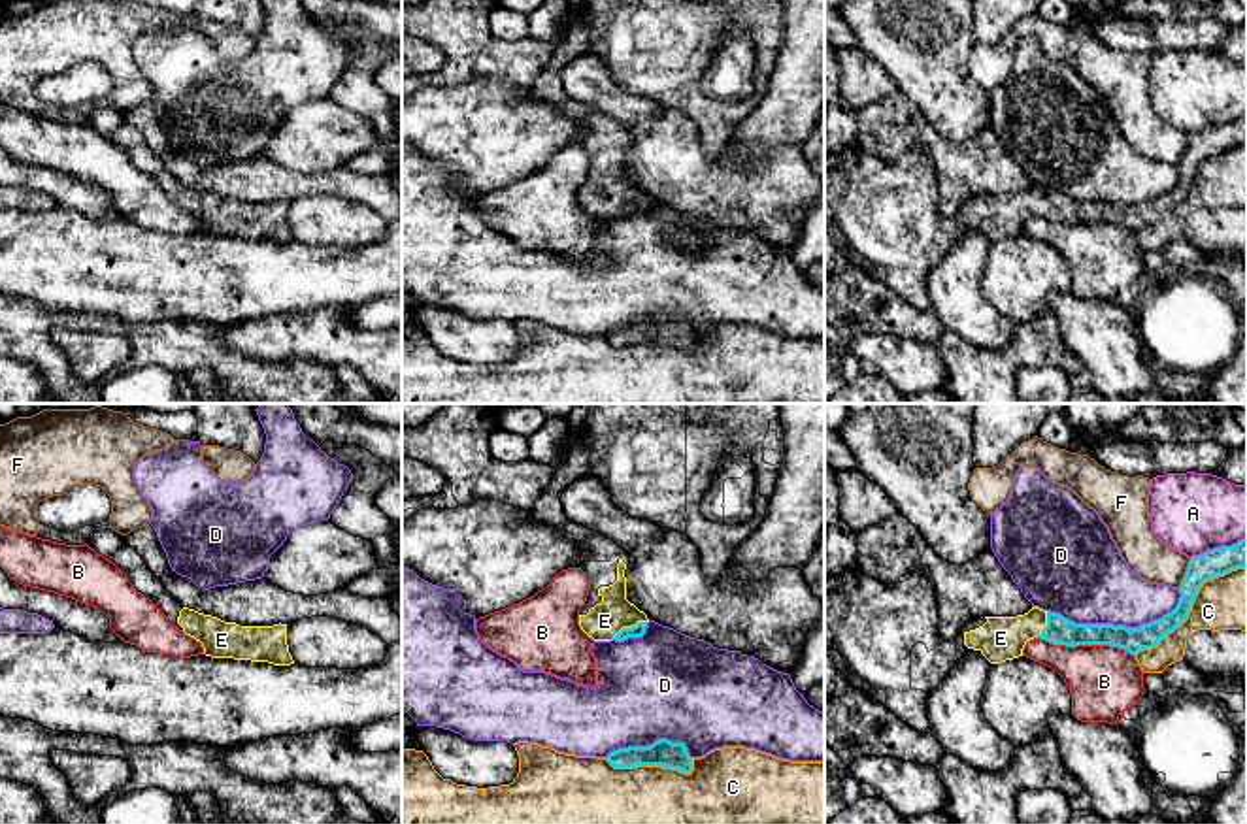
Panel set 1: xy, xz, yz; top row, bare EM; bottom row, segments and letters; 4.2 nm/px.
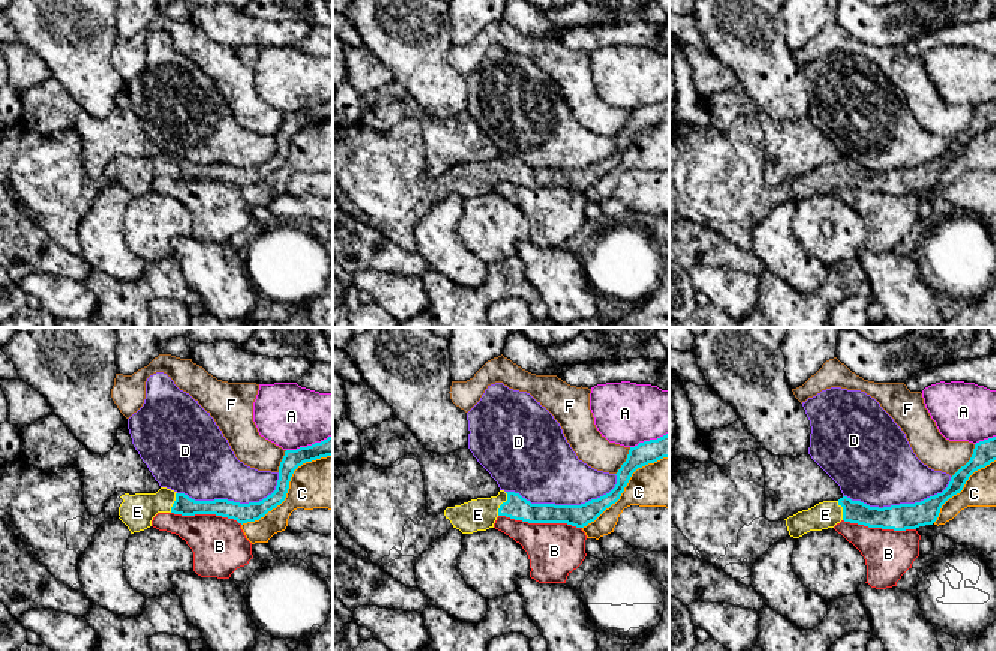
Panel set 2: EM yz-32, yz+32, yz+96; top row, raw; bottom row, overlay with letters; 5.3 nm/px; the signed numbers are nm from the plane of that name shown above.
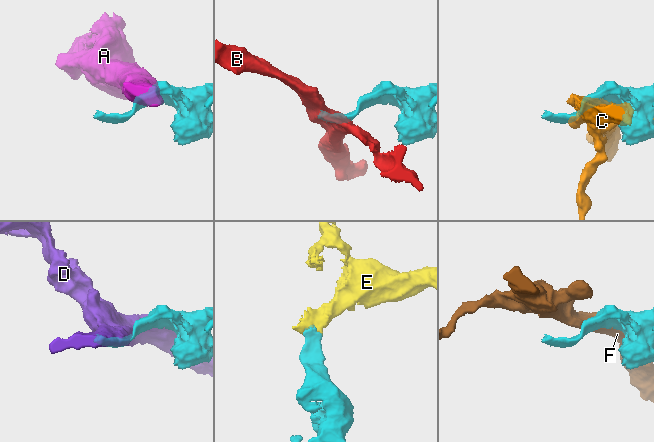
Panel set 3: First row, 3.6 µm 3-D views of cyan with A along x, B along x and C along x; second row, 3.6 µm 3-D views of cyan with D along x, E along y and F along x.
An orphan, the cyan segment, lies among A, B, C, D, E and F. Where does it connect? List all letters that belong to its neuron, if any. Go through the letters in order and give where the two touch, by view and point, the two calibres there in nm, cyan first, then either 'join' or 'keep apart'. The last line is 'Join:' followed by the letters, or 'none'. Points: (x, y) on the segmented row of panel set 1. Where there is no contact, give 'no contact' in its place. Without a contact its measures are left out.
A: meets cyan in yz at (1217, 549); 120 nm thick on the cyan side, 340 nm on the other; keep apart
B: meets cyan in yz at (1085, 643); 120 nm thick on the cyan side, 300 nm on the other; keep apart
C: meets cyan in yz at (1191, 606); 120 nm thick on the cyan side, 260 nm on the other; keep apart
D: meets cyan in yz at (1117, 626); 120 nm thick on the cyan side, 360 nm on the other; keep apart
E: meets cyan in xz at (629, 628); 60 nm thick on the cyan side, 160 nm on the other; join
F: meets cyan in yz at (1185, 574); 120 nm thick on the cyan side, 180 nm on the other; keep apart
Join: E

